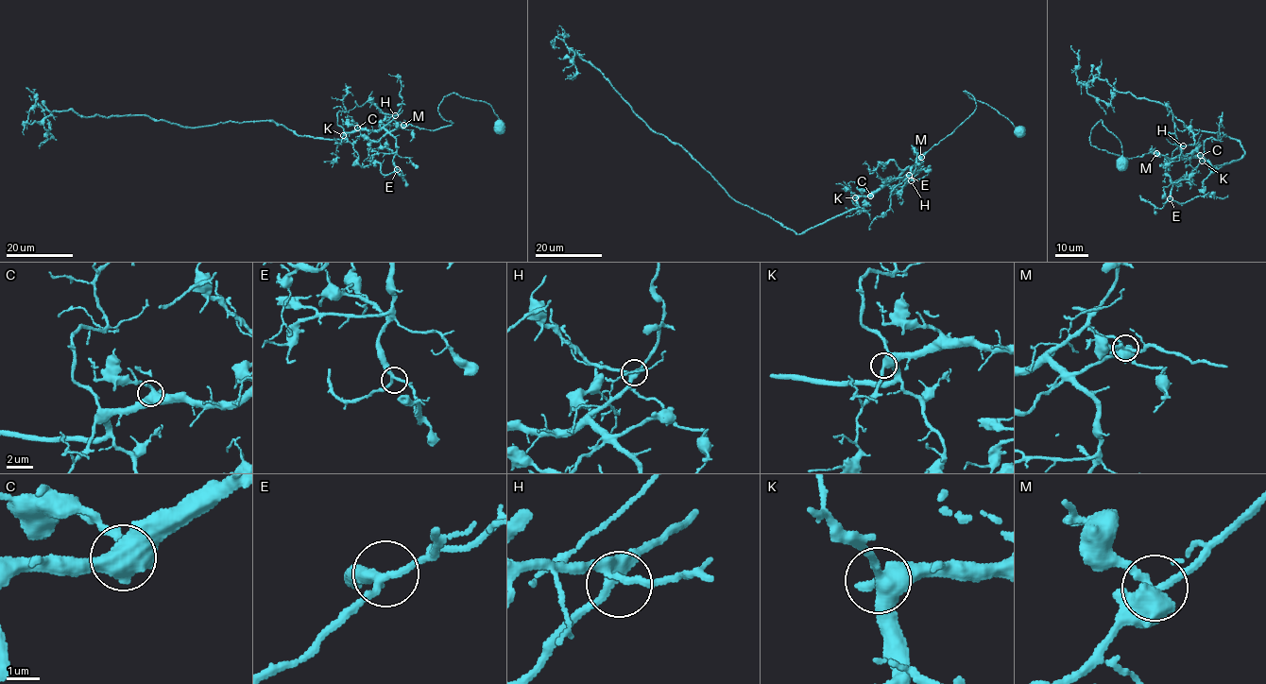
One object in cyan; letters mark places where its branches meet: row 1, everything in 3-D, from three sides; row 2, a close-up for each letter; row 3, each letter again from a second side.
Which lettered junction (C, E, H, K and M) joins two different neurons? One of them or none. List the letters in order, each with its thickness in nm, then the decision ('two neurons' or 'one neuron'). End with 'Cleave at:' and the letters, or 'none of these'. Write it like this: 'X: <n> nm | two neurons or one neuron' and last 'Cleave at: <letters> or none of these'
C: 480 nm | one neuron
E: 240 nm | one neuron
H: 320 nm | one neuron
K: 440 nm | one neuron
M: 480 nm | one neuron
Cleave at: none of these

